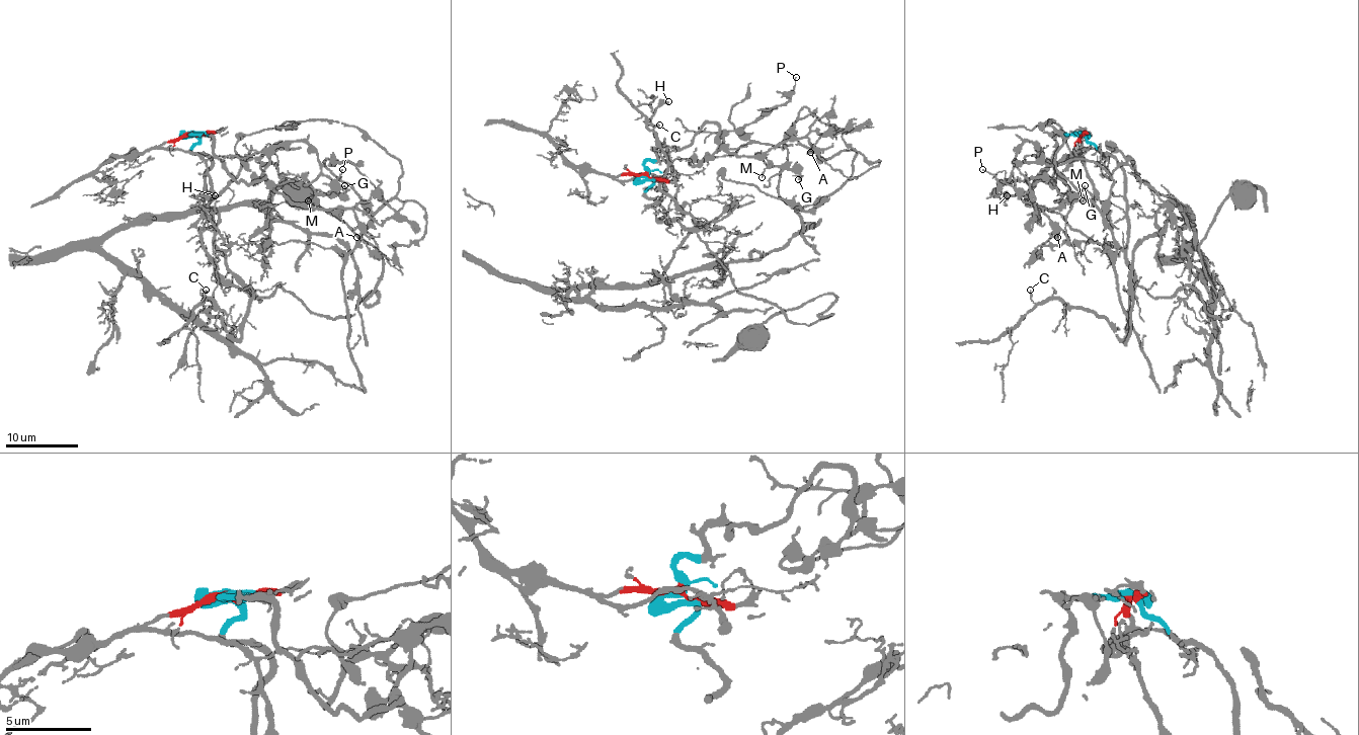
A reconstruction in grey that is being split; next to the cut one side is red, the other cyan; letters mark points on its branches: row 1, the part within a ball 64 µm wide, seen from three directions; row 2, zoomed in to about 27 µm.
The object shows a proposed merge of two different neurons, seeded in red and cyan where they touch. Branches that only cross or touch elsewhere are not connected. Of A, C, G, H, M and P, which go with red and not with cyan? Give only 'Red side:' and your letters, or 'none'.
Red side: none

